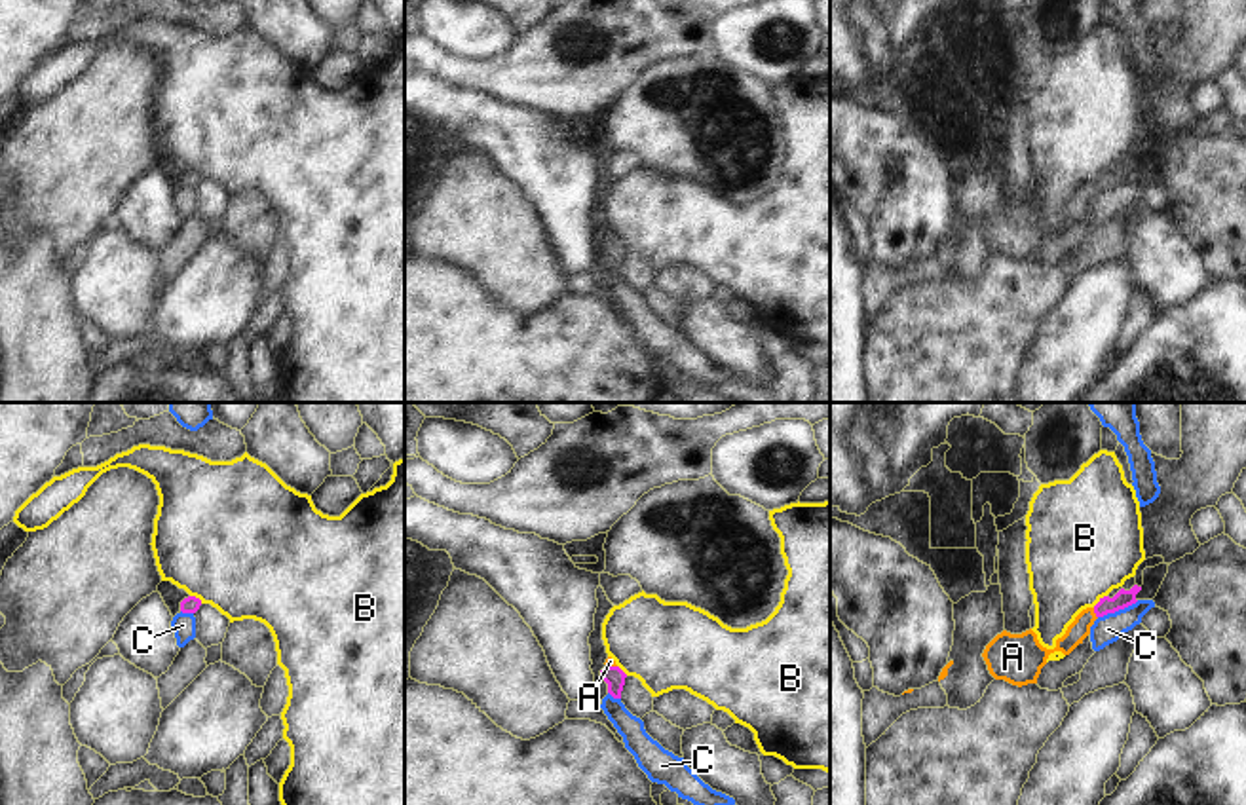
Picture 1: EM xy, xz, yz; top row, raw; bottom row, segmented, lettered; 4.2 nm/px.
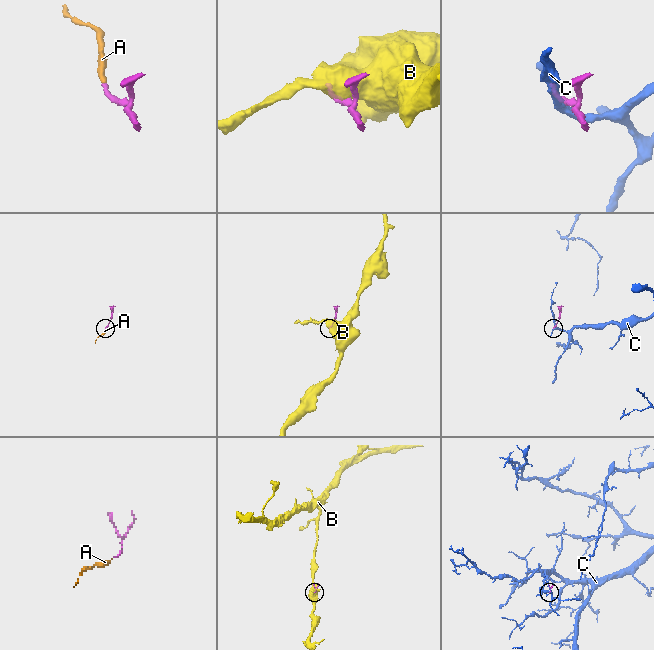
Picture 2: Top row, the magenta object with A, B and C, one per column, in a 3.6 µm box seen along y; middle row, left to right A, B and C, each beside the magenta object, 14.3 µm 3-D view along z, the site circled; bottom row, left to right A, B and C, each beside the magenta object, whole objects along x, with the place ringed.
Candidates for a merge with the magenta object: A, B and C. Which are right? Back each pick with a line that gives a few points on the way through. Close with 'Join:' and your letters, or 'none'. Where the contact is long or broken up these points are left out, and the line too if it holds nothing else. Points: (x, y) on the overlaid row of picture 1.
A: way yz (1123, 599), (1094, 612), (1079, 629)
Join: A

